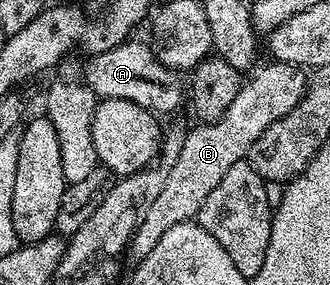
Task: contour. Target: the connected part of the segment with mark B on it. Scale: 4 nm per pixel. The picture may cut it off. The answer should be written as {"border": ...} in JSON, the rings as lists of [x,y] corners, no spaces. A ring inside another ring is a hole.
{"border":[[[268,63],[259,70],[257,68],[249,77],[254,76],[250,80],[248,77],[242,83],[239,94],[235,94],[235,102],[231,102],[231,106],[227,106],[227,114],[223,114],[223,118],[210,124],[198,123],[197,128],[188,129],[185,132],[183,150],[179,150],[179,158],[175,158],[175,166],[171,166],[171,174],[167,174],[167,182],[163,185],[163,191],[159,194],[159,198],[155,198],[151,210],[143,217],[143,222],[137,228],[137,233],[131,241],[131,253],[133,252],[134,261],[141,260],[149,254],[155,248],[155,242],[159,242],[159,238],[163,238],[163,234],[167,234],[167,230],[171,230],[171,226],[193,220],[203,206],[203,202],[207,202],[207,194],[211,194],[211,190],[215,190],[215,186],[219,186],[223,174],[227,174],[227,170],[231,170],[231,166],[235,166],[235,162],[248,157],[251,146],[255,146],[259,134],[263,134],[263,130],[267,130],[267,126],[271,126],[271,122],[275,122],[283,114],[290,112],[305,97],[307,76],[298,65]]]}

